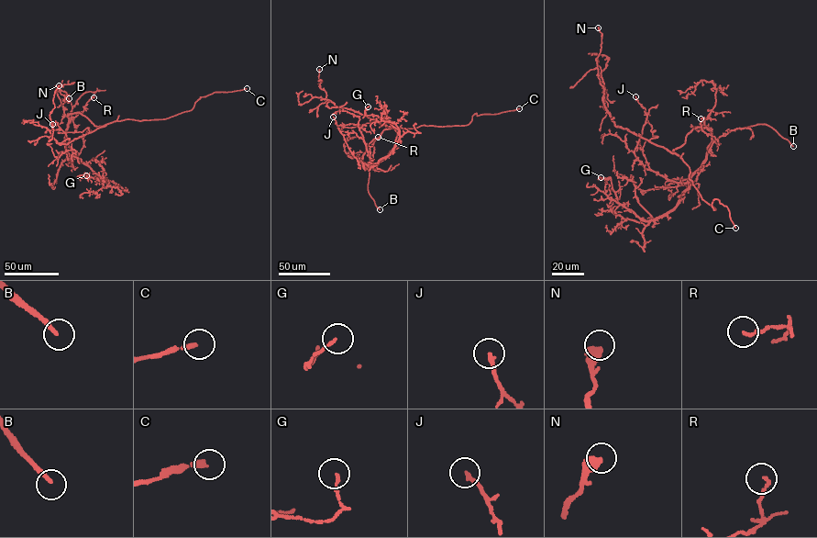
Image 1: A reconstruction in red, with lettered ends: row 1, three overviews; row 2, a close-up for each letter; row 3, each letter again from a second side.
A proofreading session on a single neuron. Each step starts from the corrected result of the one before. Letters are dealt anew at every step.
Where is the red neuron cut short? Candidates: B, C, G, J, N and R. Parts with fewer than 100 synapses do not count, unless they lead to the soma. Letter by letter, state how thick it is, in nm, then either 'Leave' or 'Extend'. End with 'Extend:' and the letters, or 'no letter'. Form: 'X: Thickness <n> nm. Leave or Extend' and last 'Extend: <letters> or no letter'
B: Thickness 240 nm. Extend
C: Thickness 220 nm. Extend
G: Thickness 120 nm. Leave
J: Thickness 180 nm. Leave
N: Thickness 400 nm. Leave
R: Thickness 140 nm. Leave
Extend: B, C

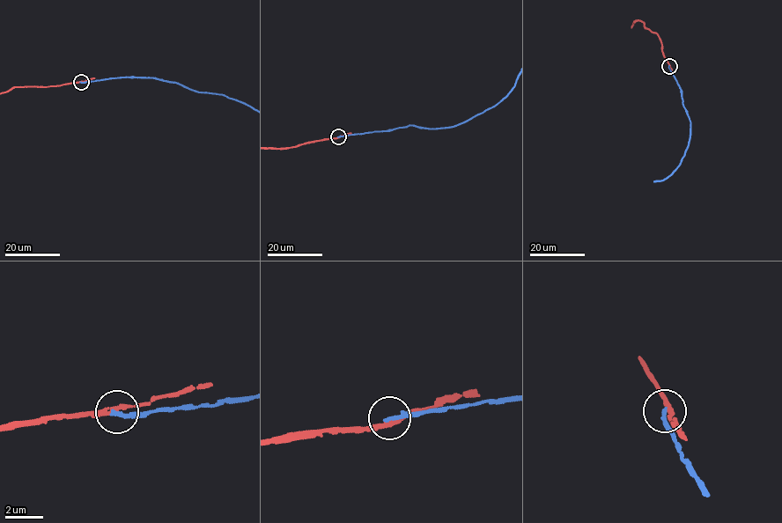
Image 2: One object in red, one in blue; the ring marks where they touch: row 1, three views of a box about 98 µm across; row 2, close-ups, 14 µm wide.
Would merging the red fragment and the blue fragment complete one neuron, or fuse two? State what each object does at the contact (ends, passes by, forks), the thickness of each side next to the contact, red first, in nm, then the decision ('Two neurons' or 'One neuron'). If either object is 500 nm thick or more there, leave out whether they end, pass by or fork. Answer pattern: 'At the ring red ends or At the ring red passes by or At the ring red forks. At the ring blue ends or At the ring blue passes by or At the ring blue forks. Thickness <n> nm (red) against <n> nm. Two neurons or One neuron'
At the ring red passes by. At the ring blue ends. Thickness 240 nm (red) against 240 nm. Two neurons

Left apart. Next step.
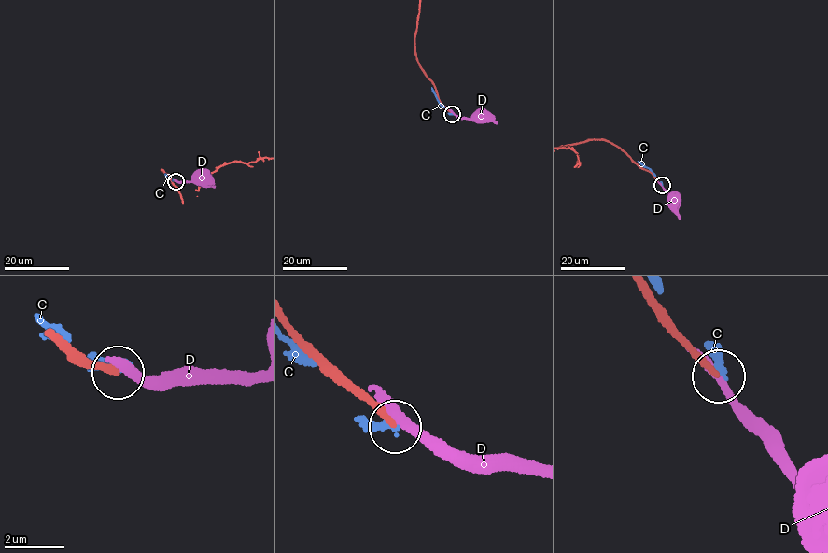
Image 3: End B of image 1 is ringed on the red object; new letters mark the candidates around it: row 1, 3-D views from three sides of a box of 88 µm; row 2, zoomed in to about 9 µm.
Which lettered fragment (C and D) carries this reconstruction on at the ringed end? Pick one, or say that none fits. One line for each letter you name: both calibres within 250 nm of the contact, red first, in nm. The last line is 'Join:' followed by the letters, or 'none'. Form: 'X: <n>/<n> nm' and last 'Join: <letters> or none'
Join: none

